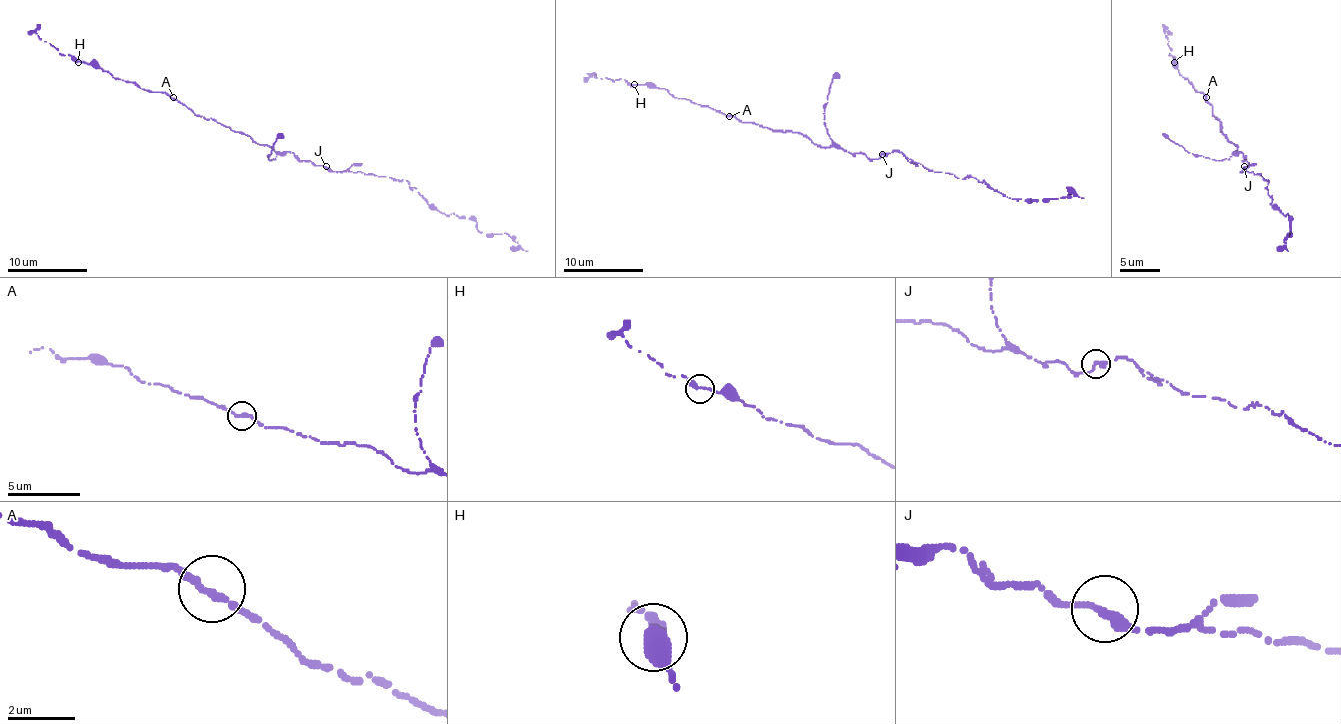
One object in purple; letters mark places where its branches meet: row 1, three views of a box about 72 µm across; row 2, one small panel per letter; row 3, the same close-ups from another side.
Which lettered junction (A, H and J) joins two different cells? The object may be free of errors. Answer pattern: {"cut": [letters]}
{"cut": []}

